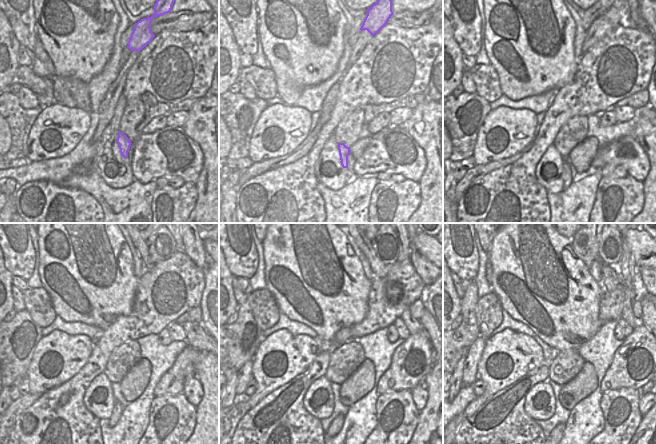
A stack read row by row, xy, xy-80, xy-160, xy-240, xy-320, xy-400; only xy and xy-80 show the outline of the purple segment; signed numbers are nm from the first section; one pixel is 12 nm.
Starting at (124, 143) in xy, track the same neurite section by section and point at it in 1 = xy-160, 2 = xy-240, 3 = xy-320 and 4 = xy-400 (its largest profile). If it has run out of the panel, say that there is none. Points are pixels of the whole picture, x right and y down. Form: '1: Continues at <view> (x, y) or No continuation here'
1: Continues at xy-160 (566, 174)
2: Continues at xy-240 (117, 411)
3: Continues at xy-320 (336, 425)
4: Continues at xy-400 (561, 426)

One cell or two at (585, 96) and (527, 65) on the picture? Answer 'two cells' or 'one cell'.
two cells

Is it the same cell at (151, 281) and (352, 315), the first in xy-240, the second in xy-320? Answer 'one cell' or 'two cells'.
two cells

